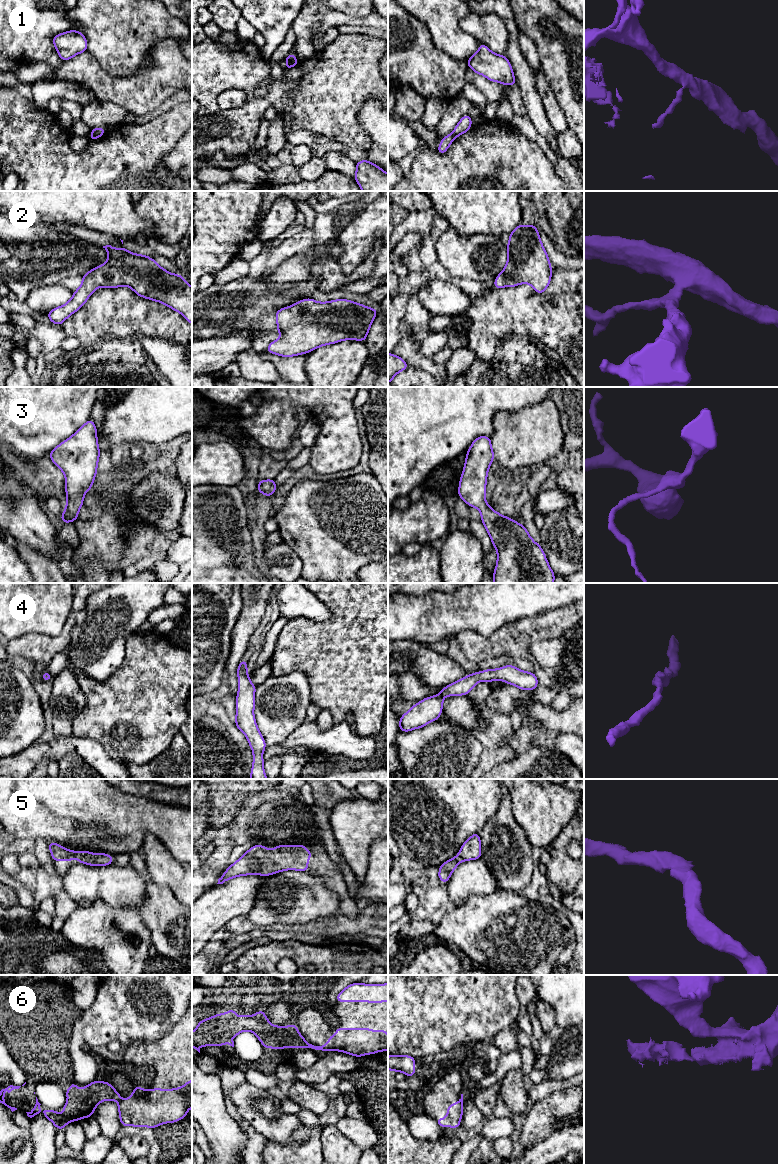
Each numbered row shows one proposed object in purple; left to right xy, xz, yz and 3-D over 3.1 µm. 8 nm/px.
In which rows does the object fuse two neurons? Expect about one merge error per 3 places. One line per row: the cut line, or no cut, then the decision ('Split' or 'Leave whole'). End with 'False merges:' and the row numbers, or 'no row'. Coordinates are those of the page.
1: Split along xz (295, 58), (286, 63). Split
2: No split. Leave whole
3: No split. Leave whole
4: No split. Leave whole
5: No split. Leave whole
6: Split along xz (315, 1046), (317, 1049). Split
False merges: 1, 6

